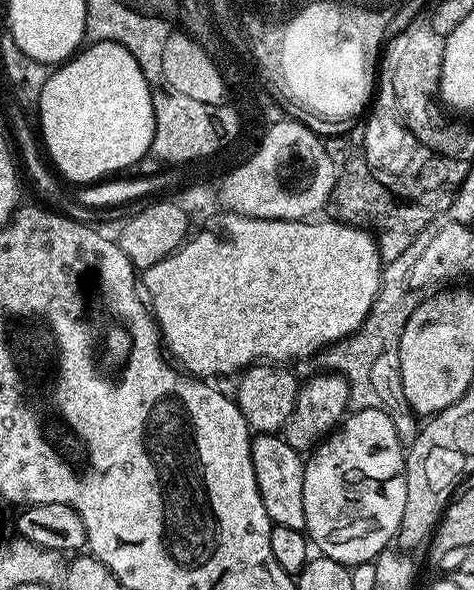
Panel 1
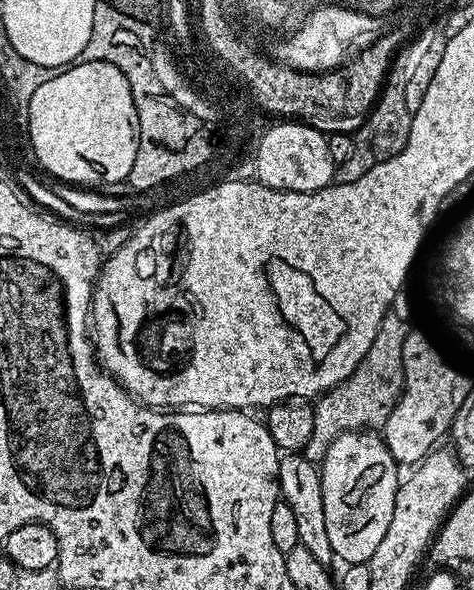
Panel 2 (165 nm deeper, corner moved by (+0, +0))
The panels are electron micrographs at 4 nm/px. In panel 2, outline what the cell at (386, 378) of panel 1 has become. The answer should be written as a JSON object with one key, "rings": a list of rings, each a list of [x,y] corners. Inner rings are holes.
{"rings":[[[395,314],[385,316],[384,321],[378,326],[378,334],[374,334],[374,342],[370,342],[370,350],[366,350],[366,358],[362,358],[362,362],[358,362],[356,369],[341,384],[323,393],[315,401],[312,408],[313,433],[310,434],[310,442],[306,442],[302,453],[310,463],[319,465],[326,454],[326,450],[334,442],[334,438],[338,438],[343,432],[383,429],[386,418],[390,418],[390,414],[395,410],[396,404],[400,400],[400,391],[404,389],[402,346],[406,342],[410,331],[410,325],[408,324],[409,321],[405,317]]]}

